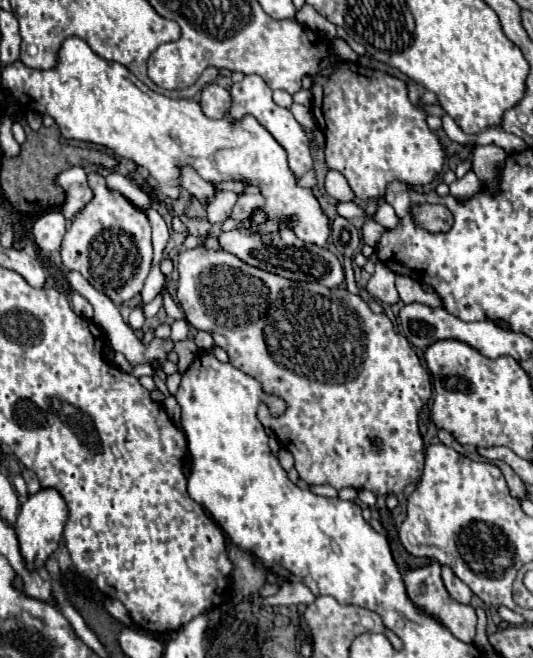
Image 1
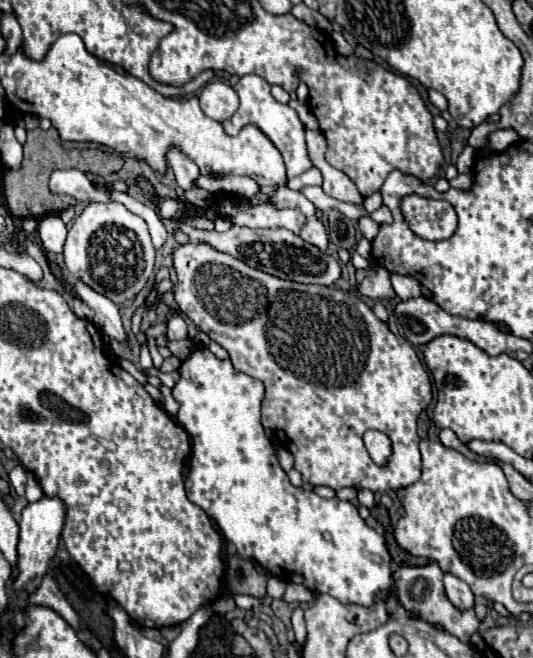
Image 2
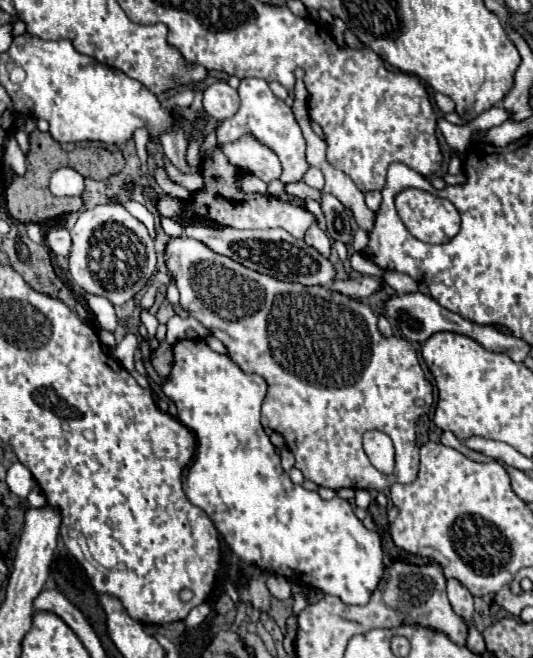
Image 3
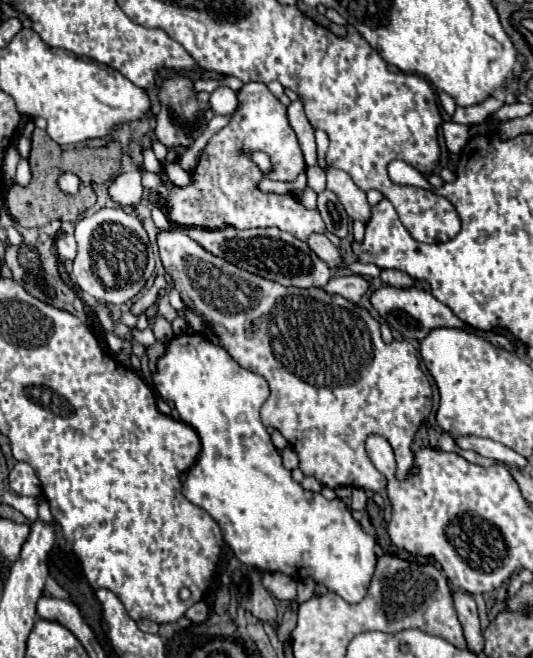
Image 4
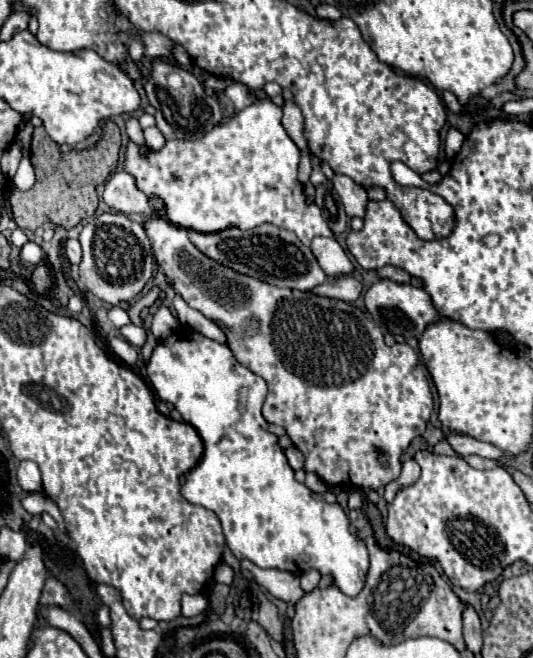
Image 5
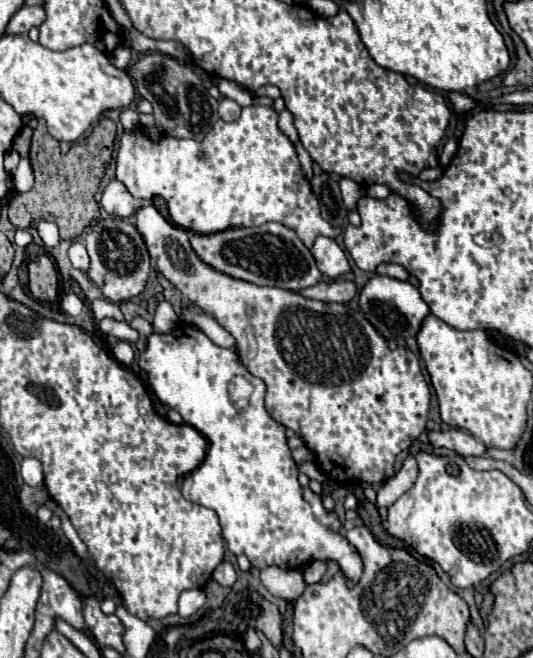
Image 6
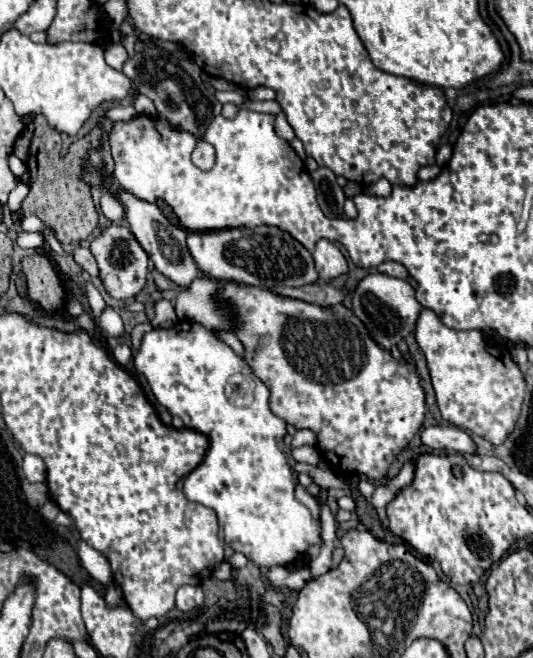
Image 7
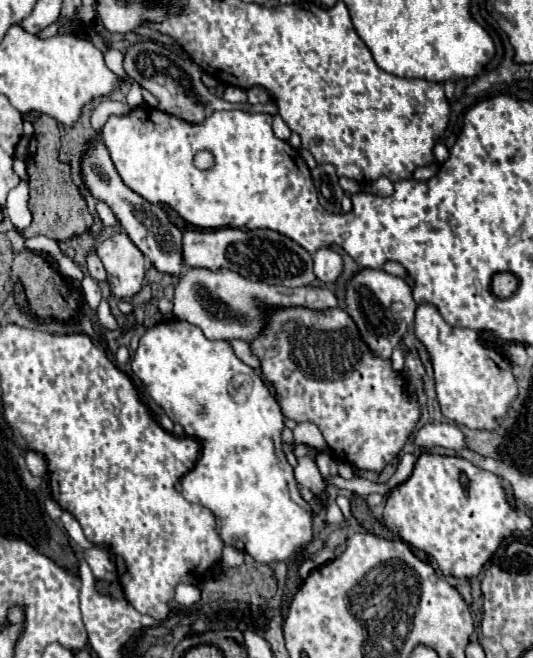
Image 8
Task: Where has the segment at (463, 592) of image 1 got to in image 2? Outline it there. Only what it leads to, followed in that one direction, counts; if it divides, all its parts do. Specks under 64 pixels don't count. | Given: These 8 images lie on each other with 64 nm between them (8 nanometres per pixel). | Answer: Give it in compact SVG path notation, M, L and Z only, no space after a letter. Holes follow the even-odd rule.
M444 574L444 586L446 586L446 594L448 600L458 608L458 610L470 610L474 608L474 594L468 588L468 584L464 584L462 580L458 580L452 574Z

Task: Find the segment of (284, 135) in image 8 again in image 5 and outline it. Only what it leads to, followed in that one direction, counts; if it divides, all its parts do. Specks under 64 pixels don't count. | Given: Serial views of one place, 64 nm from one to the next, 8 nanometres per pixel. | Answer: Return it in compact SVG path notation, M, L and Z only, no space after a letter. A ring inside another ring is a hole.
M290 100L284 104L284 116L282 116L282 126L284 130L288 132L288 136L294 140L294 144L300 148L300 150L306 150L308 152L308 146L306 146L306 140L302 136L302 128L304 128L304 118L300 114L300 110L296 108L296 104L292 104Z

